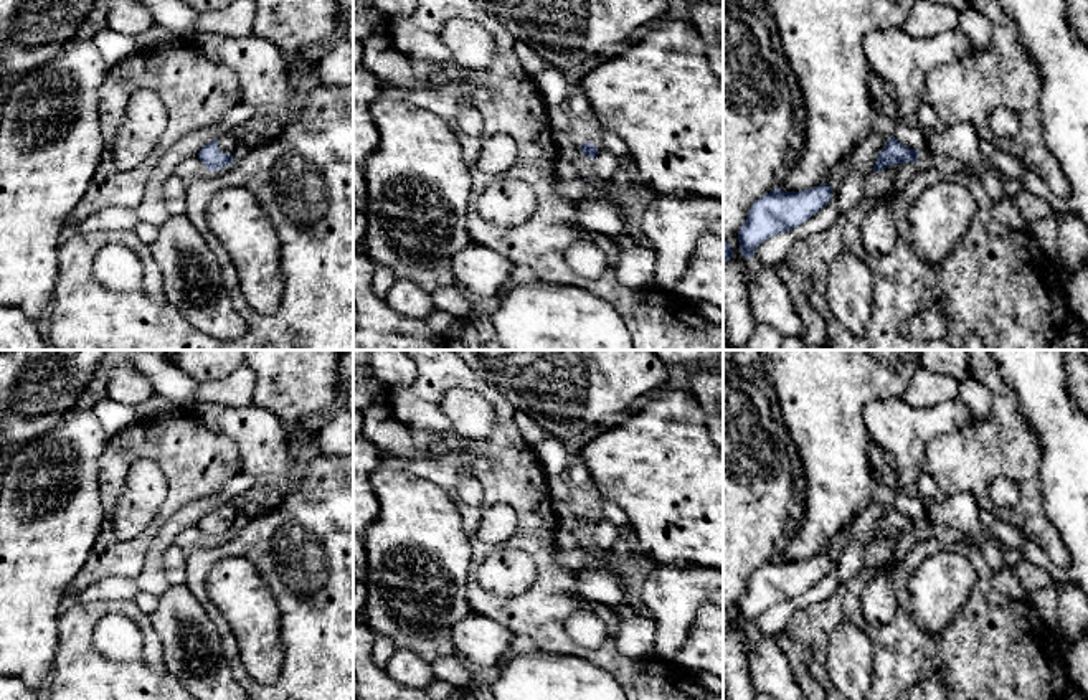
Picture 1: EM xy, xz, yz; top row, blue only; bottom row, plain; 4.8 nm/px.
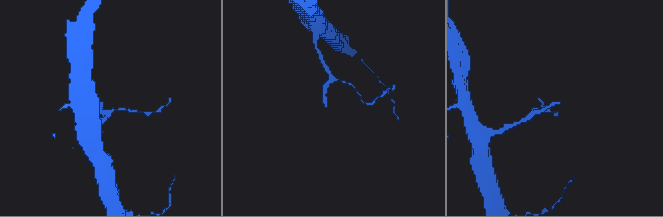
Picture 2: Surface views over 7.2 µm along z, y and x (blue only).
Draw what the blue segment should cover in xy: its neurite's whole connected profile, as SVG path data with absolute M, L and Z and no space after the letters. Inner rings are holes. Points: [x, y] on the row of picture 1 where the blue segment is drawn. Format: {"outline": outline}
{"outline": "M223 135L203 145L198 152L198 158L205 163L208 172L221 170L233 163L233 157L238 149L238 139Z"}

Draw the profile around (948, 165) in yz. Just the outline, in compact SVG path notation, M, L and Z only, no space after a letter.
M944 155L936 157L933 160L933 163L938 168L941 168L943 172L951 173L951 175L959 175L959 173L972 173L972 175L976 175L964 163L961 163L958 160L951 160L951 158L944 157Z

